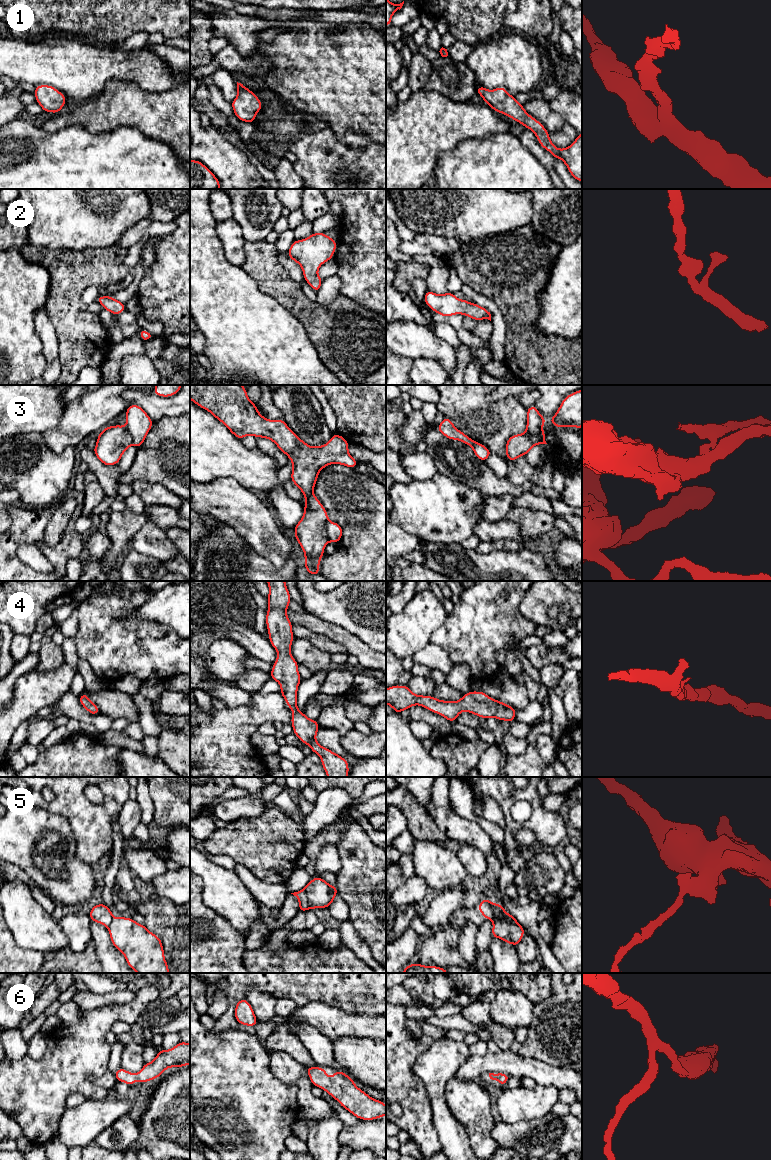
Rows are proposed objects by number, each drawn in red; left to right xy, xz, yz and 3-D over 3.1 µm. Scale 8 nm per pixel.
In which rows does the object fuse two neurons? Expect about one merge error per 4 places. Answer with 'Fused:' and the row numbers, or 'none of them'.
Fused: 3, 5

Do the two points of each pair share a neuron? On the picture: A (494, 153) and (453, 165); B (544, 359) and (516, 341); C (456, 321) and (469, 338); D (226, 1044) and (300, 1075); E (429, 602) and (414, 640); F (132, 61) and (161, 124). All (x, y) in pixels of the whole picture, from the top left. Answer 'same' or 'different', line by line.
A: same
B: same
C: same
D: different
E: same
F: different

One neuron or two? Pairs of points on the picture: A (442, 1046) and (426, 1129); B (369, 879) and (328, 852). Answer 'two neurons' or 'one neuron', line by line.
A: two neurons
B: two neurons

